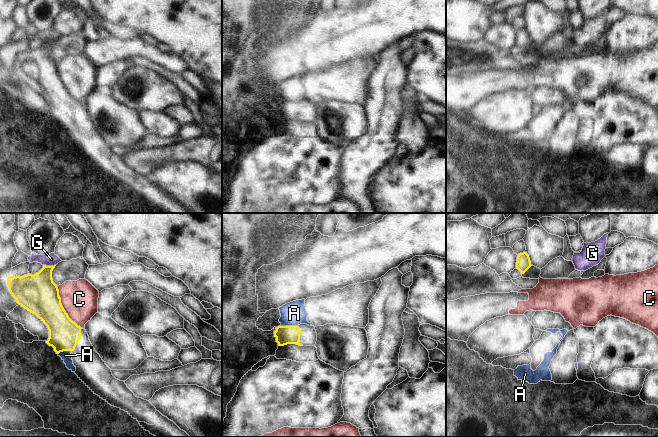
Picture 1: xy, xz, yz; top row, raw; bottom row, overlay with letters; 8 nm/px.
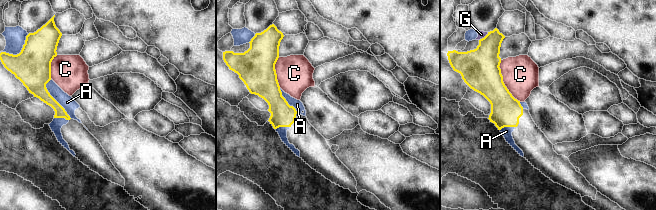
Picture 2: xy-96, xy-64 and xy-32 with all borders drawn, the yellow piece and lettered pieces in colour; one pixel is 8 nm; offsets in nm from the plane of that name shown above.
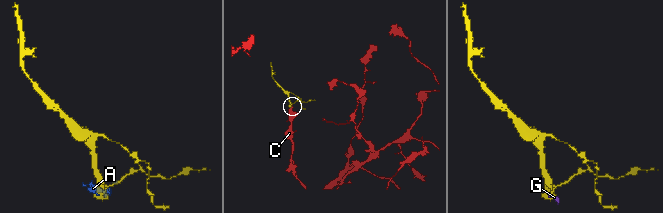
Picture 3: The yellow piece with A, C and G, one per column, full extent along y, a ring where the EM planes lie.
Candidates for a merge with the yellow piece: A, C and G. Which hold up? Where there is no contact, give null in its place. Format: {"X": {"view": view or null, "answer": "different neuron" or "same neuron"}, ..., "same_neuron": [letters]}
{"A": {"view": "xz", "answer": "different neuron"}, "C": {"view": "xy", "answer": "different neuron"}, "G": {"view": "xy", "answer": "different neuron"}, "same_neuron": []}

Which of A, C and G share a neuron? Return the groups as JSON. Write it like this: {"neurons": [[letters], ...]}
{"neurons": [["A", "G"], ["C"]]}

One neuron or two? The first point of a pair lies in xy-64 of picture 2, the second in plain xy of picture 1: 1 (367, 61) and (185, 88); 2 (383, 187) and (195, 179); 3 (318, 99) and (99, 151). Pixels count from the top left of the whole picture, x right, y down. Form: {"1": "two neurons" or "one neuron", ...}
{"1": "two neurons", "2": "one neuron", "3": "two neurons"}

